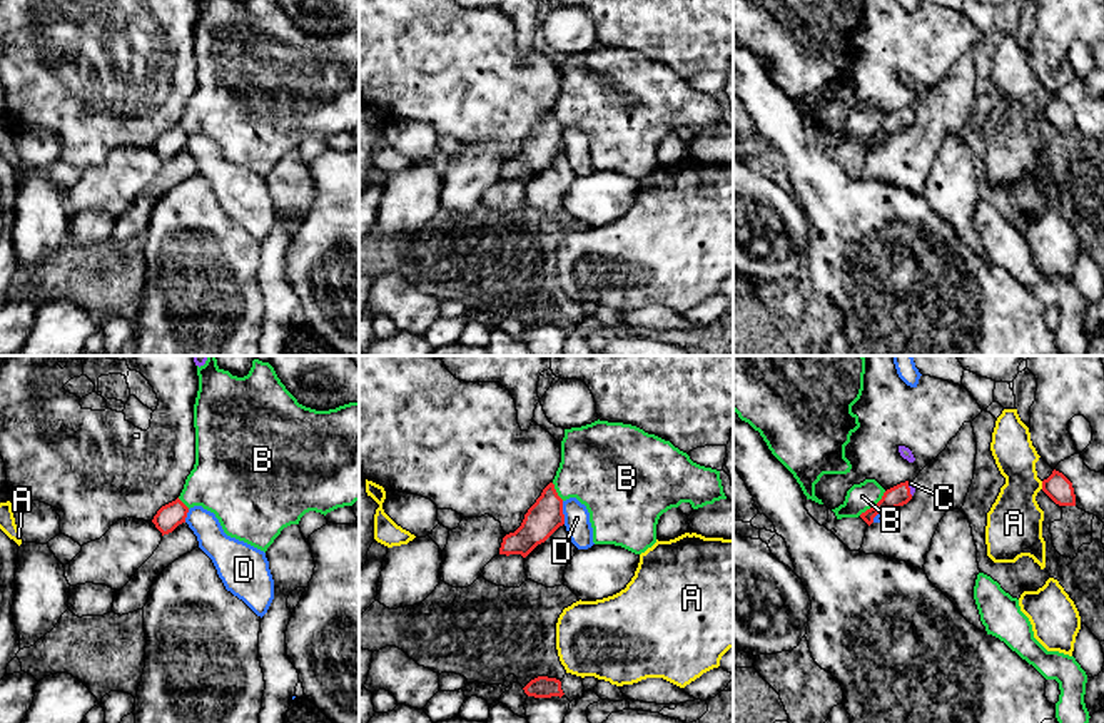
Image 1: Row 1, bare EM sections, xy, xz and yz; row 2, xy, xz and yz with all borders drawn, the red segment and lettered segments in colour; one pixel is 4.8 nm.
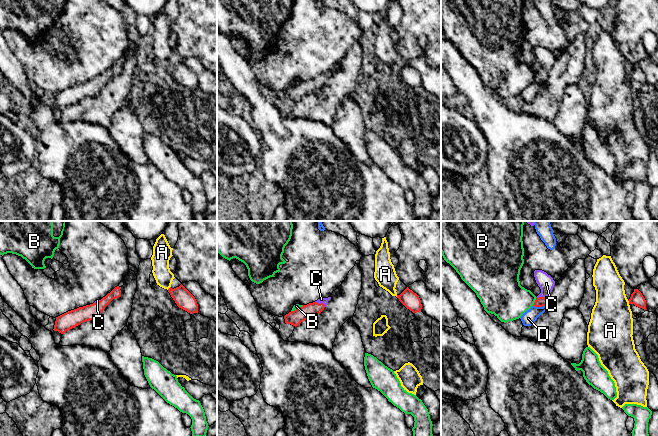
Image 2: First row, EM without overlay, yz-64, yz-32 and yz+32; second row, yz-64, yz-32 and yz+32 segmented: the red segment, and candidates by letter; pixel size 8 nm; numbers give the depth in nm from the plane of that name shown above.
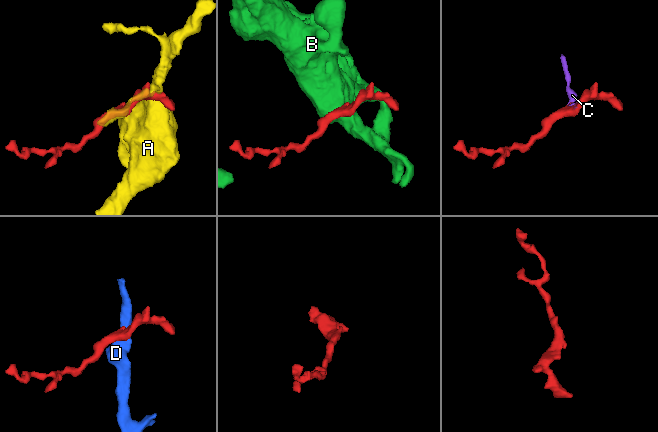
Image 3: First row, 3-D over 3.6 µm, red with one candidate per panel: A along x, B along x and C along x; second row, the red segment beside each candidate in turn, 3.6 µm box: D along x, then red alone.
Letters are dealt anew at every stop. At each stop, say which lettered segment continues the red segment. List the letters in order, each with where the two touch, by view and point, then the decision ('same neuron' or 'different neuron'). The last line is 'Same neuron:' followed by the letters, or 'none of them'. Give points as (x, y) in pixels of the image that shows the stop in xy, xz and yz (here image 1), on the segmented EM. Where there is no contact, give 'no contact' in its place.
A: contact yz (1043, 485); different neuron
B: contact yz (874, 506); different neuron
C: contact yz (909, 488); same neuron
D: contact xz (562, 513); different neuron
Same neuron: C

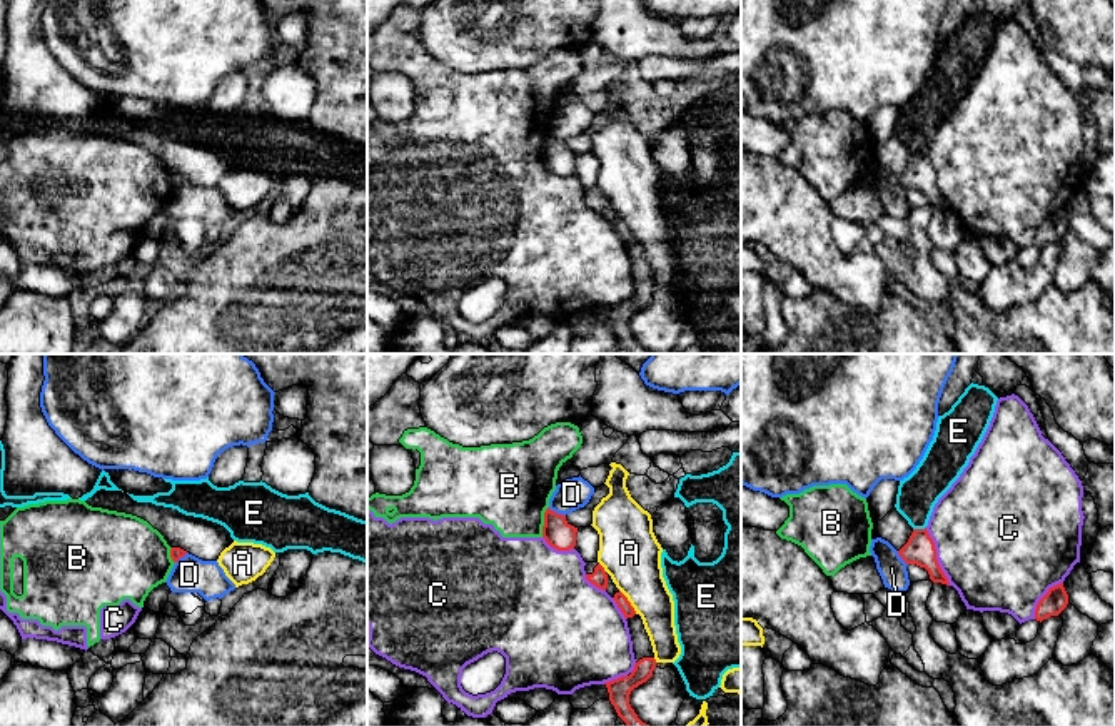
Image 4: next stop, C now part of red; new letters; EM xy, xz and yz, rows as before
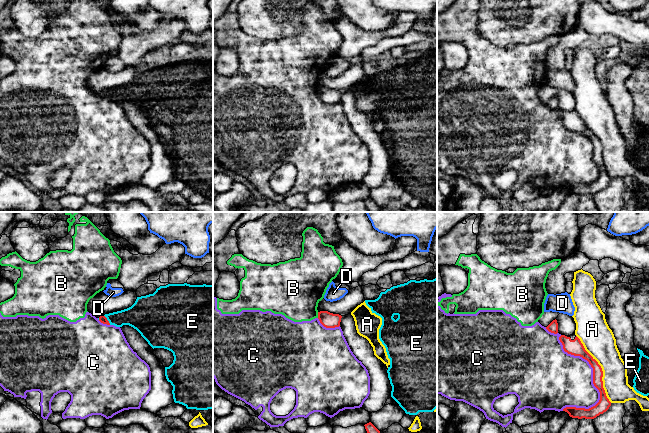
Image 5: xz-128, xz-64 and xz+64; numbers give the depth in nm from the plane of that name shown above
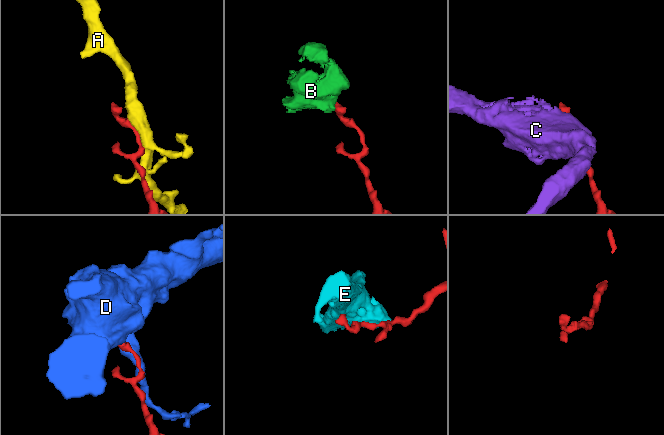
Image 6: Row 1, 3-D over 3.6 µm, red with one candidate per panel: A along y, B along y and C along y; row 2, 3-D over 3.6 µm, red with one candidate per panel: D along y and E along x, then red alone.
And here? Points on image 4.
A: contact xz (628, 601); different neuron
B: contact xz (544, 521); different neuron
C: contact yz (935, 556); different neuron
D: contact xz (556, 513); different neuron
E: contact yz (918, 529); different neuron
Same neuron: none of them

